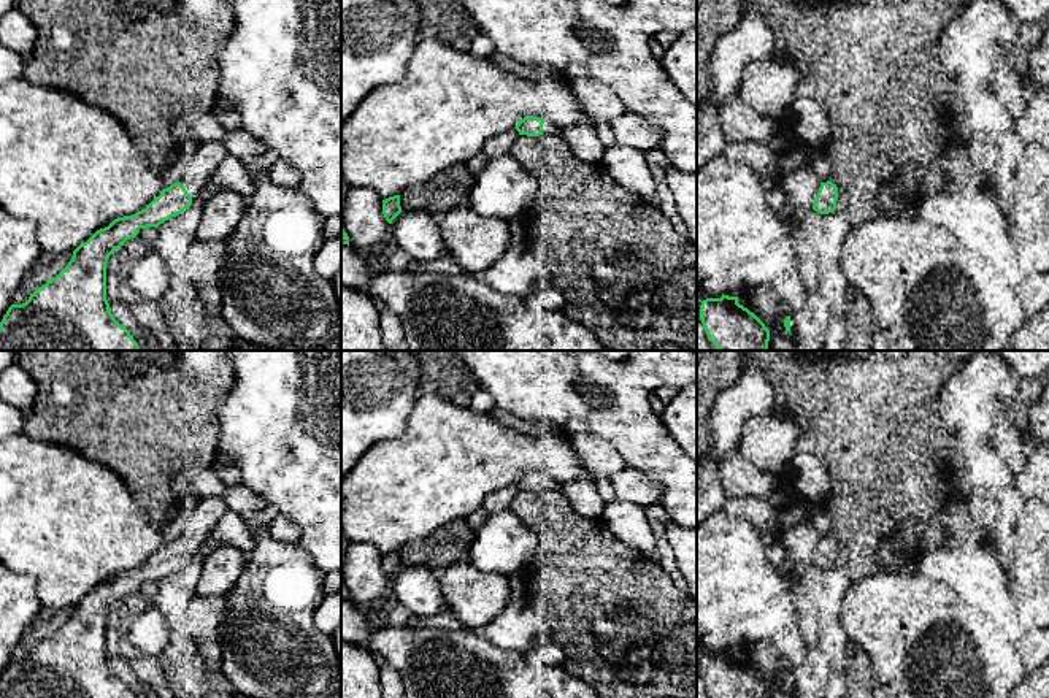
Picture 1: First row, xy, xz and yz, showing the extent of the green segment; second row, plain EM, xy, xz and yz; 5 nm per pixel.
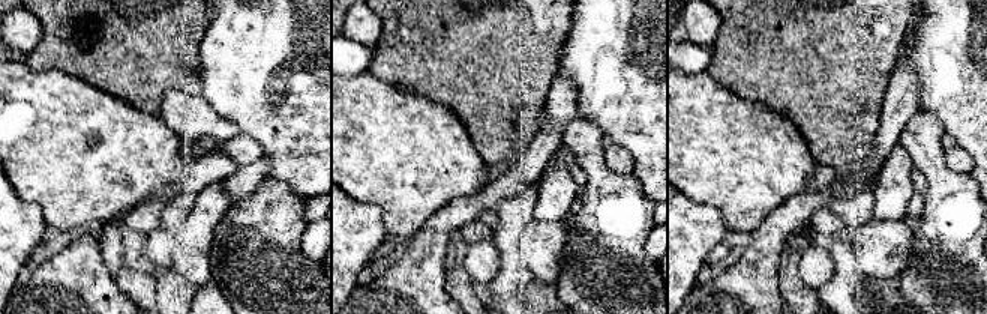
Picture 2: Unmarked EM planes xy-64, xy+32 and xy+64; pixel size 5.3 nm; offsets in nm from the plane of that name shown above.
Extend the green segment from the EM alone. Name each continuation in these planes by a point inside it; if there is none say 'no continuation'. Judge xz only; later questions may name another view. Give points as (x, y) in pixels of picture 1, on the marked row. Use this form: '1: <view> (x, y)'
1: xz (548, 127)

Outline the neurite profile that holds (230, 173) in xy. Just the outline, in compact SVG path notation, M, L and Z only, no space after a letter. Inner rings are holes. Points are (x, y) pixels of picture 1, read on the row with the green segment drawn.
M227 155L224 162L216 168L211 178L206 181L203 189L192 198L192 205L205 206L205 203L219 190L230 189L238 192L241 197L252 197L256 184L243 167L243 163Z

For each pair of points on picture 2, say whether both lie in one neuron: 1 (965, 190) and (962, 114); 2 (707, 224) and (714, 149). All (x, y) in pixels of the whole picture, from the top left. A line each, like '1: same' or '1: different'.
1: different
2: different

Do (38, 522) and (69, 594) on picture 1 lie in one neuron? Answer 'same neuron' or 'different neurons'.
same neuron

